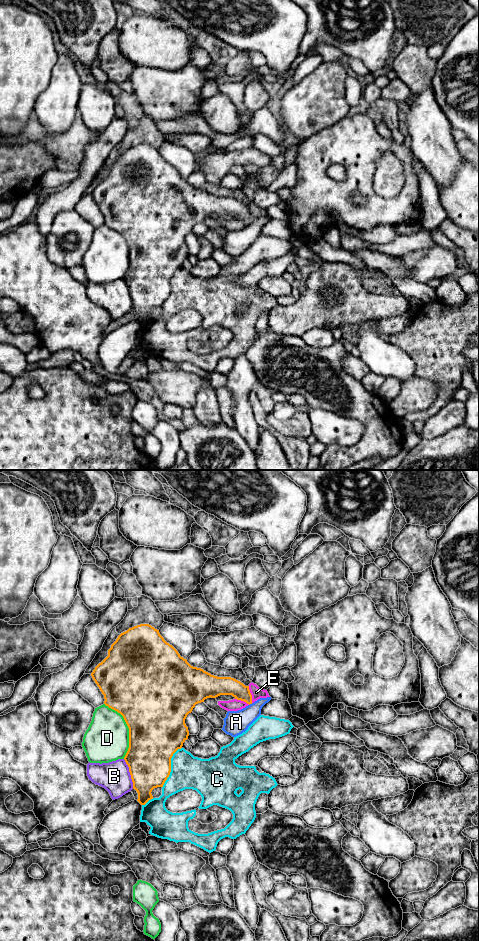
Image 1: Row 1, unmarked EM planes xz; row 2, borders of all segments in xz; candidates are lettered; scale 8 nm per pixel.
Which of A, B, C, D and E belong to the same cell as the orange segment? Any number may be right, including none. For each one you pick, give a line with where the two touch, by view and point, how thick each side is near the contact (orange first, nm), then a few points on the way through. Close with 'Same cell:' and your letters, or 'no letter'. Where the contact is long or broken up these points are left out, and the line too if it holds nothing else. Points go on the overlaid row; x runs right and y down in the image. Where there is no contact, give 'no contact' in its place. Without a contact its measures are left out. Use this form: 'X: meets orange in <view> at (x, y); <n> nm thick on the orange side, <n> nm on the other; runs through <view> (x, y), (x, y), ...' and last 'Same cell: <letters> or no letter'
Same cell: no letter

